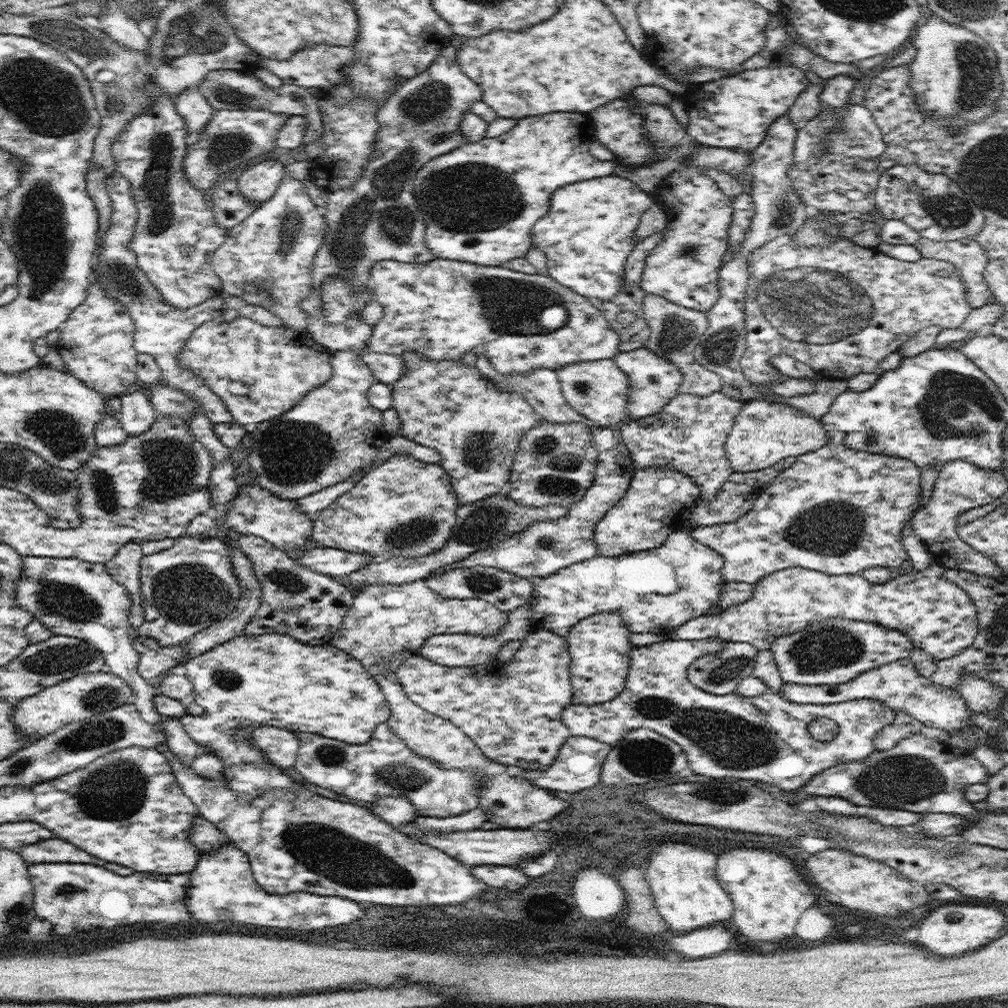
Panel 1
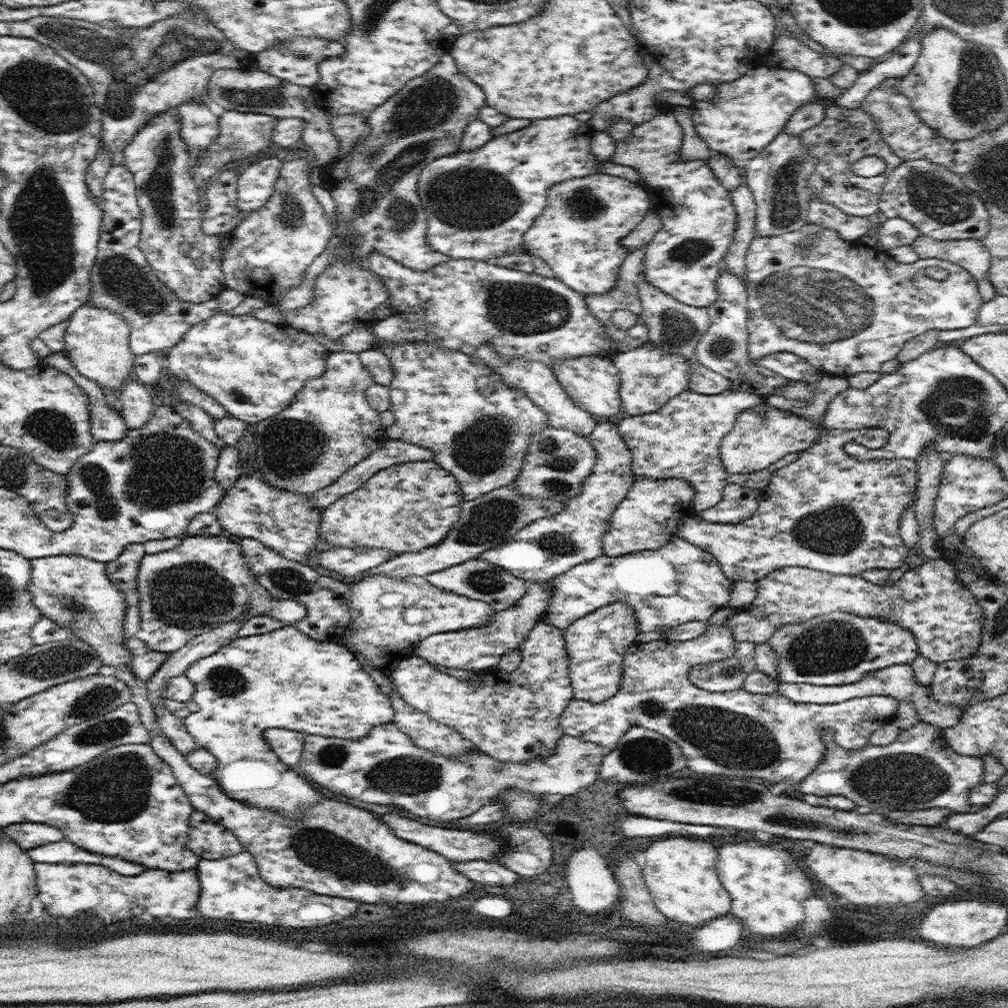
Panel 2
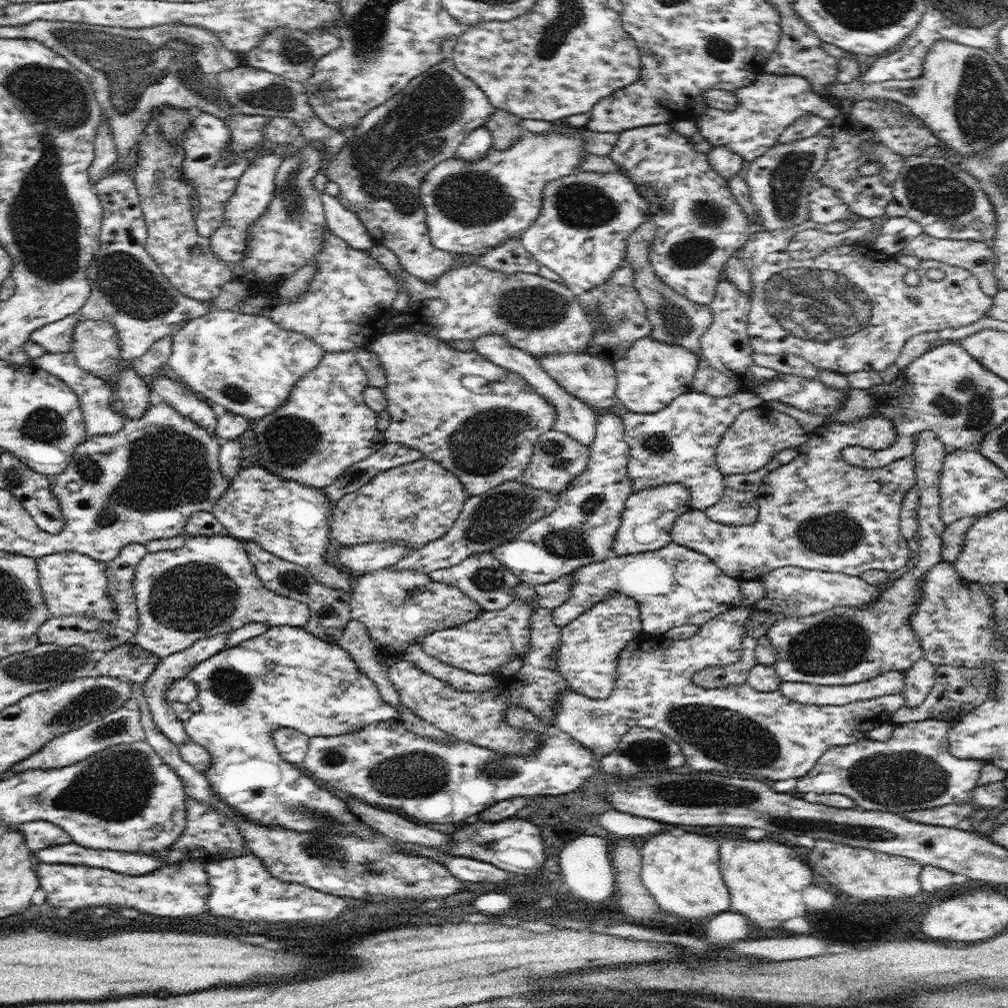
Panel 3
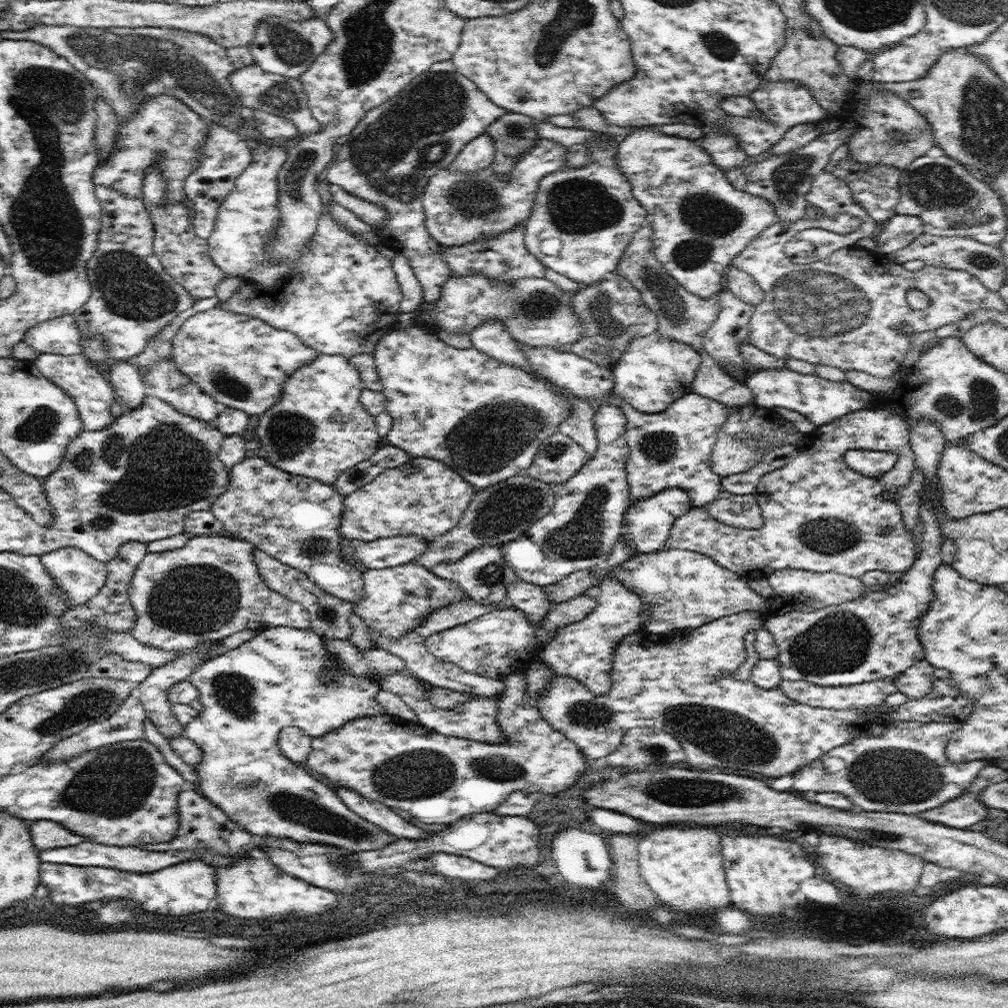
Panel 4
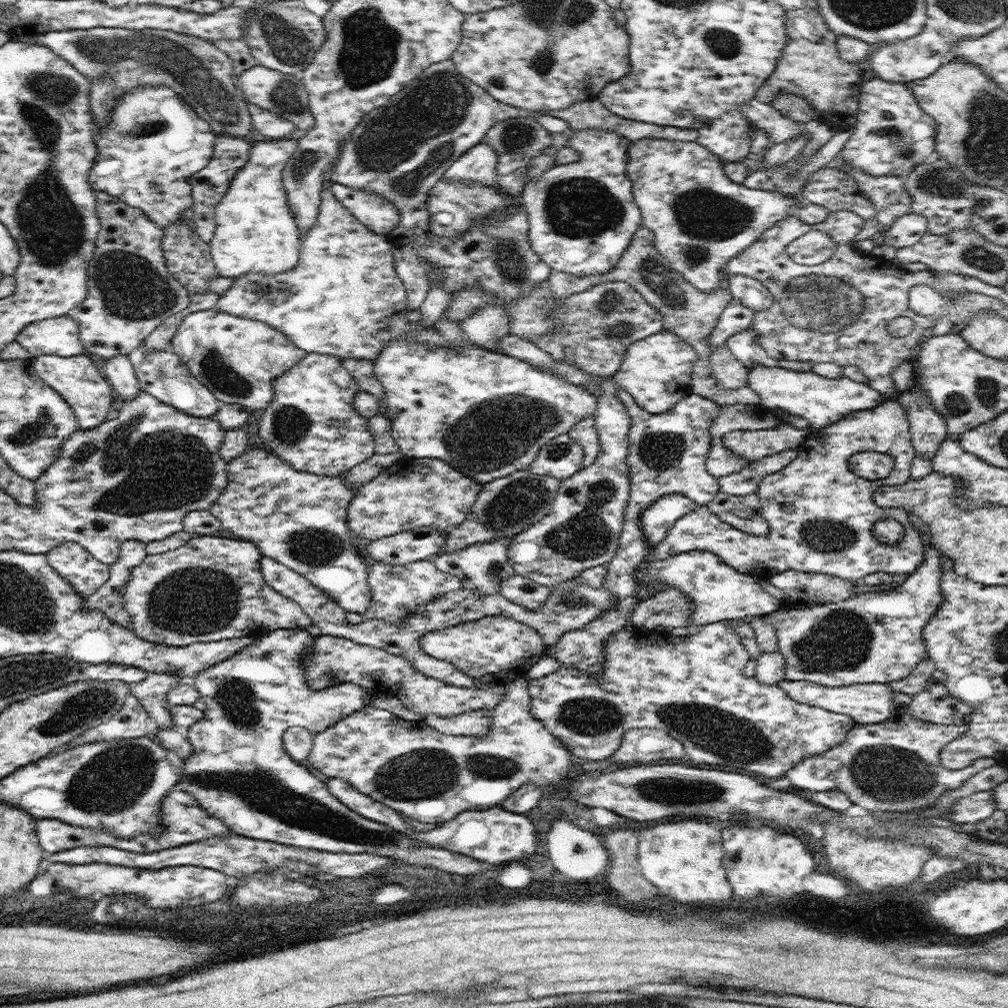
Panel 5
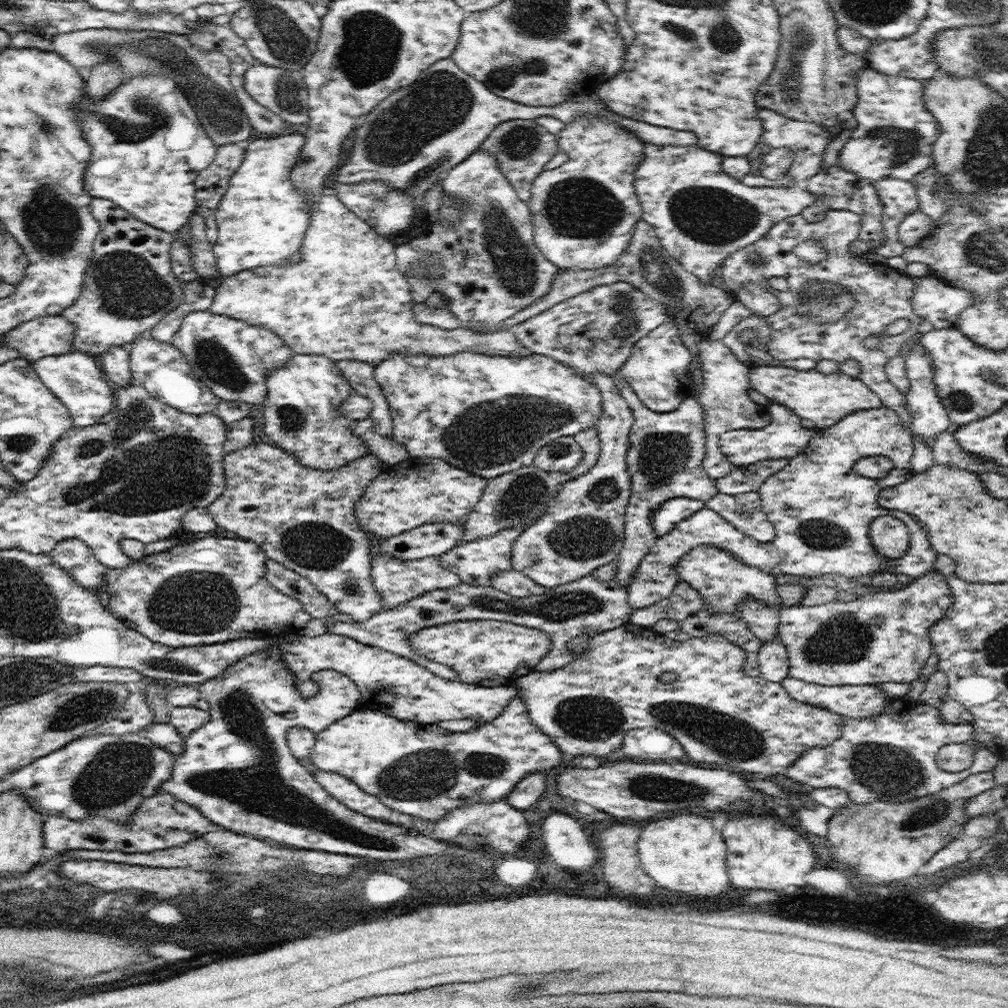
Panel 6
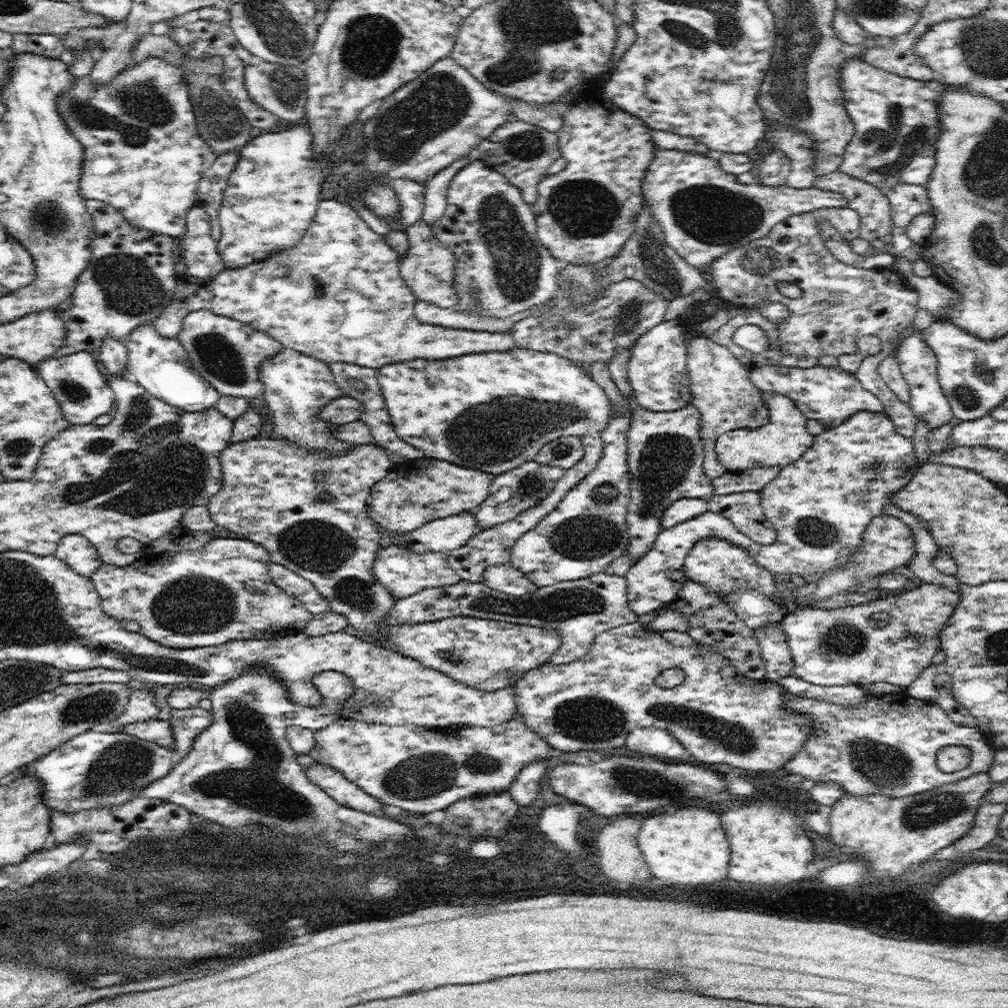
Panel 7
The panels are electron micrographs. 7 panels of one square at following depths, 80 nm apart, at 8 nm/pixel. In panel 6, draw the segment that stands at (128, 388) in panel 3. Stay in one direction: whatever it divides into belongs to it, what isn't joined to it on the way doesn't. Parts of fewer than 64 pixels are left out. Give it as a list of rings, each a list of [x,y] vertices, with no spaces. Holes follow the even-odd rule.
[[[112,347],[102,354],[103,376],[110,381],[113,388],[132,384],[132,374],[128,347]]]

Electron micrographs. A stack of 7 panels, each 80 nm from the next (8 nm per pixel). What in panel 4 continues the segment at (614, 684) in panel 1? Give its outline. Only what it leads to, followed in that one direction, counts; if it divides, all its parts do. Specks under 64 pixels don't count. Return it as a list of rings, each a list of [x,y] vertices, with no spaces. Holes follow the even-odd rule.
[[[614,575],[606,576],[598,587],[597,606],[594,610],[584,620],[559,628],[539,656],[554,674],[579,680],[596,696],[608,692],[612,686],[613,652],[622,637],[643,628],[640,620],[643,602],[638,594],[625,587]]]

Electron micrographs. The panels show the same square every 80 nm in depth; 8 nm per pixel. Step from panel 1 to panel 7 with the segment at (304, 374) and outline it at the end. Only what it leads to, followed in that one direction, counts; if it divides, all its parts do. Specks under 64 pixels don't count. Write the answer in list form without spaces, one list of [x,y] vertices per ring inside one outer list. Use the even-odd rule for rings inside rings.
[[[209,309],[188,313],[176,338],[189,353],[194,369],[222,396],[244,398],[256,398],[263,394],[260,366],[283,347],[266,332],[239,320],[218,316]]]

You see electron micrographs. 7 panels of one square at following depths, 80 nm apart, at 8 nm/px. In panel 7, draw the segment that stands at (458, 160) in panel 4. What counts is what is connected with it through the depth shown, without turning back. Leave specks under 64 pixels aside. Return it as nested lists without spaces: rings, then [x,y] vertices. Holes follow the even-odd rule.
[[[476,156],[456,173],[449,186],[446,210],[431,229],[436,240],[456,258],[453,285],[458,294],[458,312],[508,318],[526,310],[532,310],[534,316],[550,311],[552,307],[544,305],[558,297],[558,278],[564,263],[554,260],[554,256],[538,242],[536,215],[531,204],[524,202],[518,187],[481,158]]]

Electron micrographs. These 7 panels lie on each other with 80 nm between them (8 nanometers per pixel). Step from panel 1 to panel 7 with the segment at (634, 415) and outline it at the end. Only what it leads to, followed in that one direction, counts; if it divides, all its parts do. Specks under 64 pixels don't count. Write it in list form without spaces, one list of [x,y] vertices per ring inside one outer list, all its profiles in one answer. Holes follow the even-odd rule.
[[[679,318],[664,320],[635,340],[627,376],[632,398],[646,410],[672,412],[691,402],[691,382],[686,371],[688,347],[684,339],[685,329]]]

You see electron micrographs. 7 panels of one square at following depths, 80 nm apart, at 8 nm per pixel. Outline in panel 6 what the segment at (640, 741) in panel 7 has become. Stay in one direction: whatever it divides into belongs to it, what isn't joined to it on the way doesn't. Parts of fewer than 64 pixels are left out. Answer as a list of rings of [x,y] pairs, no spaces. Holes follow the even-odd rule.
[[[653,727],[628,731],[621,748],[630,761],[686,760],[687,755],[670,734]]]

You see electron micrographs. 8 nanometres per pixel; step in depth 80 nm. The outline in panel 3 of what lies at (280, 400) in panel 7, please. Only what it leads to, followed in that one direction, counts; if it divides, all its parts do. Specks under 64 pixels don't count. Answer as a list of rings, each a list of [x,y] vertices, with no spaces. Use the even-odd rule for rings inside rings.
[[[355,352],[324,353],[321,361],[316,370],[297,380],[291,388],[290,396],[280,408],[269,412],[252,425],[261,451],[258,462],[262,466],[284,480],[295,480],[319,489],[330,486],[342,471],[368,458],[386,443],[383,431],[377,427],[379,415],[363,399],[363,390],[369,382],[364,369],[356,360]]]

